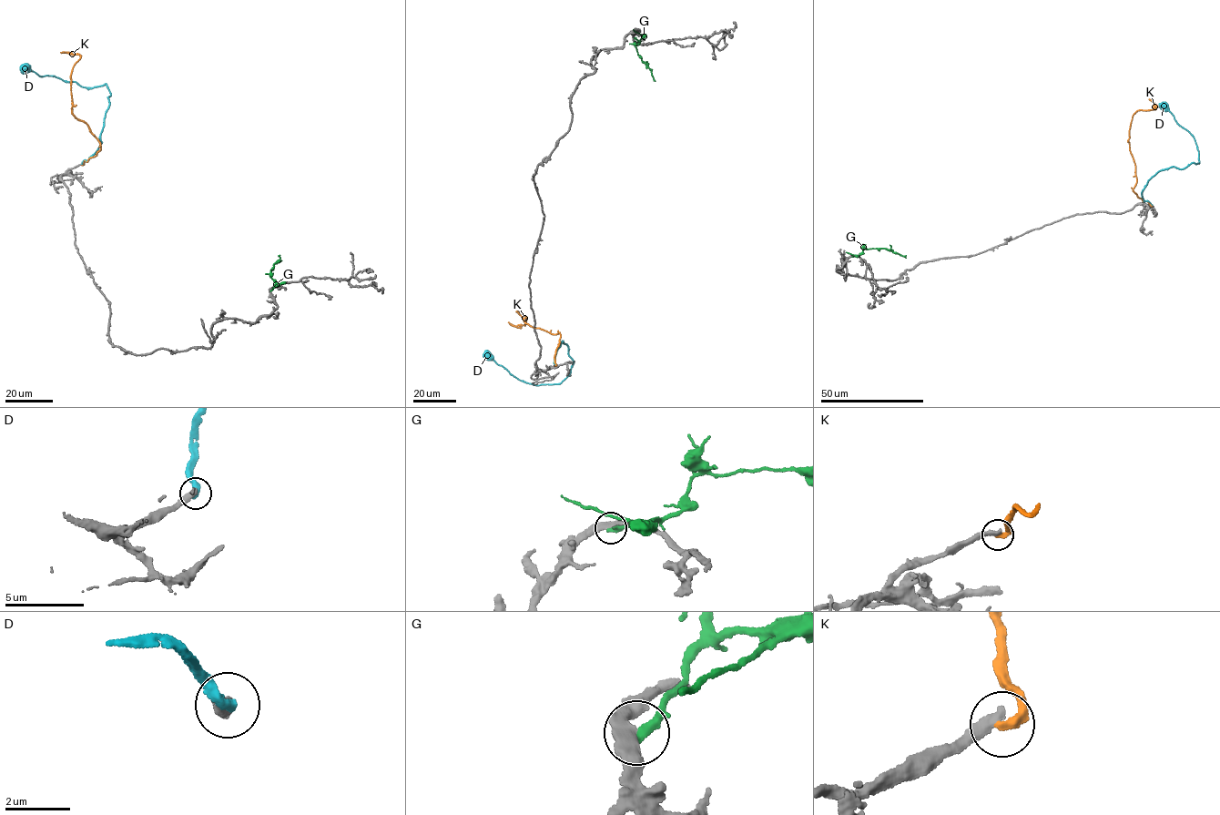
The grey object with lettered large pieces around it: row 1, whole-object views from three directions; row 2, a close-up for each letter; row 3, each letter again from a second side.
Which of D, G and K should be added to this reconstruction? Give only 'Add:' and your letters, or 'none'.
Add: none

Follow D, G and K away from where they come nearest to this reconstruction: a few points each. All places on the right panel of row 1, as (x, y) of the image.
D: (1151, 205), (1141, 194), (1150, 178), (1164, 169), (1184, 168), (1199, 162), (1198, 151), (1189, 132), (1159, 103)
G: (852, 256), (859, 254), (864, 249), (884, 248), (906, 258)
K: (1151, 206), (1138, 197), (1133, 188), (1136, 180), (1135, 168), (1128, 141), (1133, 113), (1154, 109), (1149, 99)

